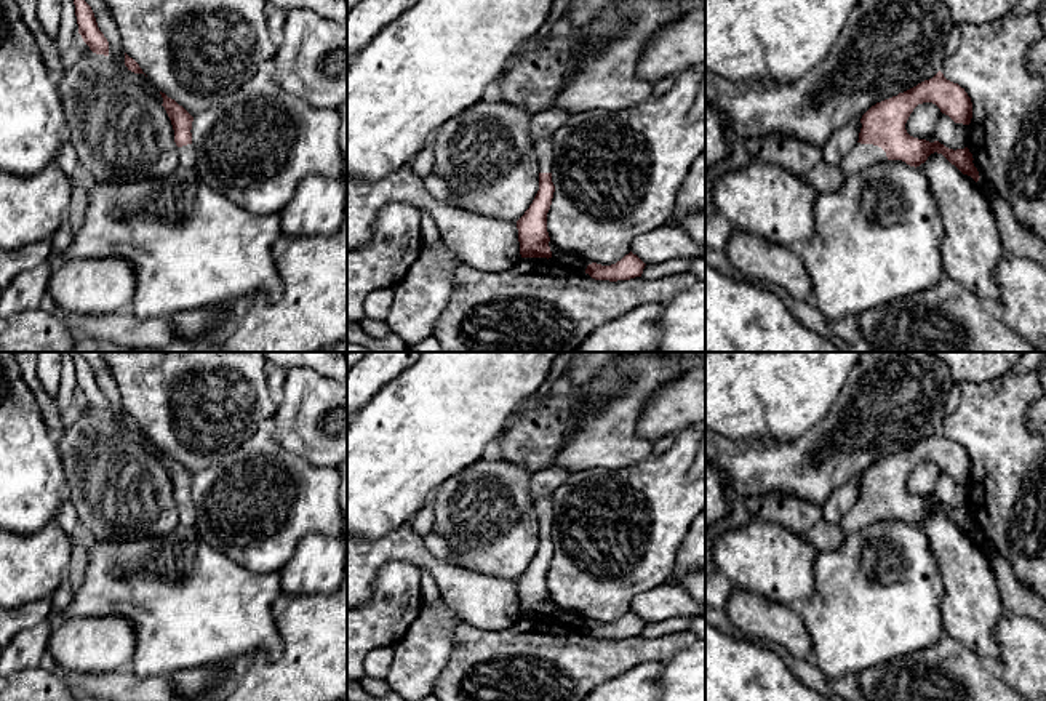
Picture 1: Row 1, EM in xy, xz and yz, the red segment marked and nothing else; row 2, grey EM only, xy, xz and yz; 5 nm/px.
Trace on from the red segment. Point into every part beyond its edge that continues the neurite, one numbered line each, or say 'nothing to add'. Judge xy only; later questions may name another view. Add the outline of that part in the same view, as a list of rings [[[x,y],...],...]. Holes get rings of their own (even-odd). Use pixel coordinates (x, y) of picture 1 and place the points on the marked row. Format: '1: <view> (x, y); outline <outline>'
1: xy (187, 157); outline [[[192,144],[178,147],[178,155],[179,155],[181,166],[195,170],[197,152],[195,152],[195,147]]]

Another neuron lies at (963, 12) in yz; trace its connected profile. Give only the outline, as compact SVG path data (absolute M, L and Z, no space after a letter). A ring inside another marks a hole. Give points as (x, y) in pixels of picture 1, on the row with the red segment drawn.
M940 0L955 24L988 24L1008 14L1019 0Z

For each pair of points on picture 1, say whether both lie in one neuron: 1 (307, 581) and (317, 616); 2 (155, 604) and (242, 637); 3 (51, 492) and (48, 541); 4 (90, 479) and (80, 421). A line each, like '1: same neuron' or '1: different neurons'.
1: different neurons
2: same neuron
3: different neurons
4: same neuron

